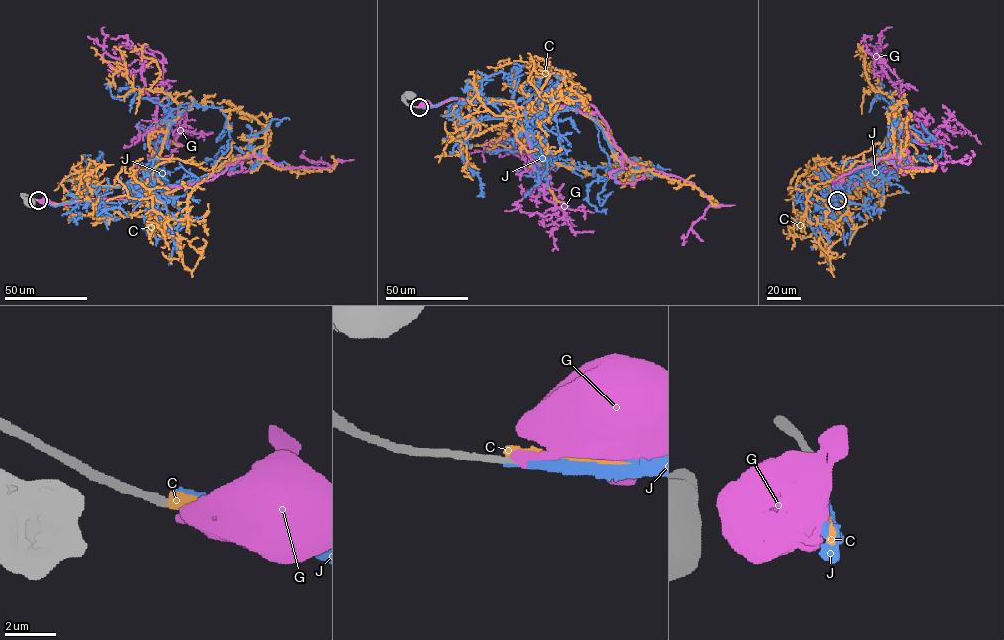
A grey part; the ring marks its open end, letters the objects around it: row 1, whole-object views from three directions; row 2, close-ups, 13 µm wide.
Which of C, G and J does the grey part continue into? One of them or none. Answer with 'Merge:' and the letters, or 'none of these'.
Merge: J

